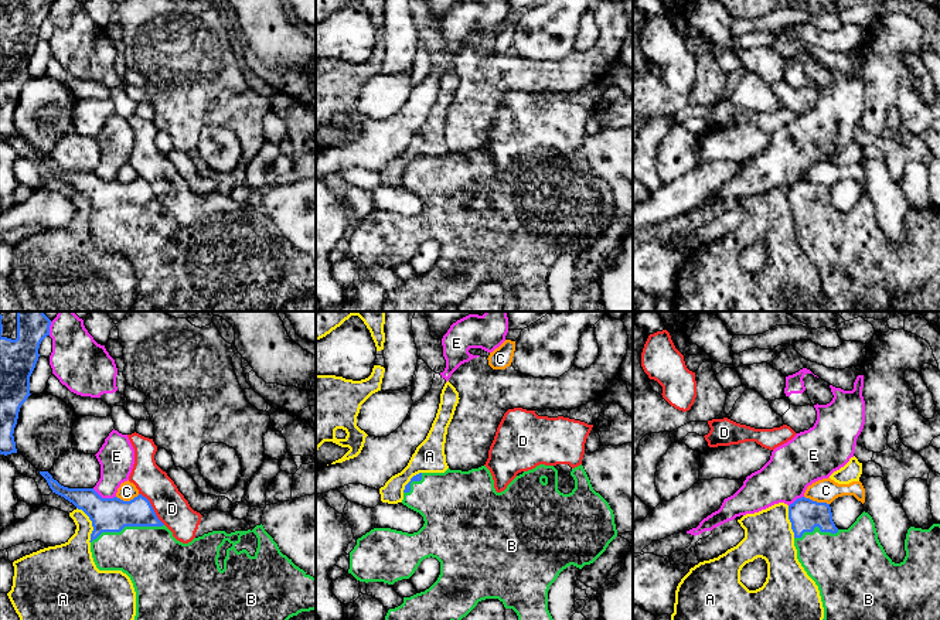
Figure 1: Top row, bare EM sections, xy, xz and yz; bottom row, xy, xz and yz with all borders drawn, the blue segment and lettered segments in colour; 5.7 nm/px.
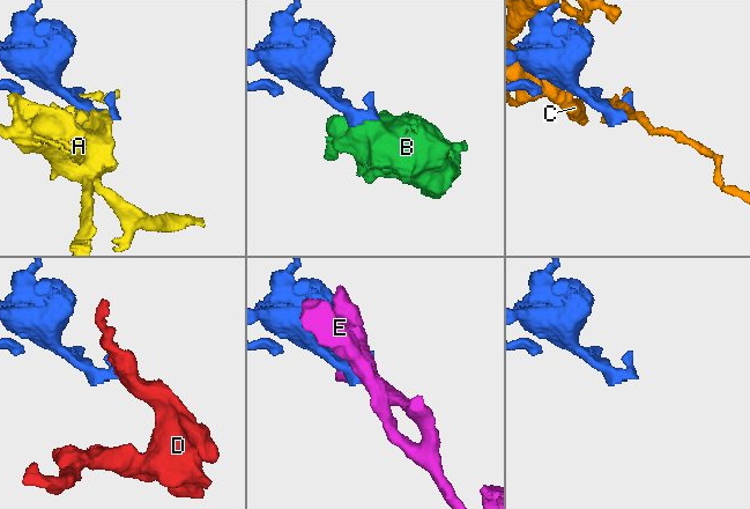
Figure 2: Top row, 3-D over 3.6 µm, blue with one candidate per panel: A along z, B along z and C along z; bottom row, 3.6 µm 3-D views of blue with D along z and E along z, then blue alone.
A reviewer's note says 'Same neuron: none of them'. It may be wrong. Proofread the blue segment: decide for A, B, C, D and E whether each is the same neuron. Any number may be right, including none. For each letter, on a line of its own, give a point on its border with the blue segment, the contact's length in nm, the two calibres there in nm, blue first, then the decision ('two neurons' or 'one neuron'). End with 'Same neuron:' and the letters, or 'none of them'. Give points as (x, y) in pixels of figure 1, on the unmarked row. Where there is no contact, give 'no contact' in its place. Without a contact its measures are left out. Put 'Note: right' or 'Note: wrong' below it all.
A: contact xy (92, 207); length 220 nm; calibres 190 and 240 nm; two neurons
B: contact xy (126, 208); length 420 nm; calibres 190 and 340 nm; one neuron
C: contact yz (816, 184); length 150 nm; calibres 190 and 140 nm; two neurons
D: contact xy (152, 191); length 240 nm; calibres 190 and 190 nm; two neurons
E: contact xy (104, 181); length 140 nm; calibres 190 and 200 nm; two neurons
Same neuron: B
Note: wrong

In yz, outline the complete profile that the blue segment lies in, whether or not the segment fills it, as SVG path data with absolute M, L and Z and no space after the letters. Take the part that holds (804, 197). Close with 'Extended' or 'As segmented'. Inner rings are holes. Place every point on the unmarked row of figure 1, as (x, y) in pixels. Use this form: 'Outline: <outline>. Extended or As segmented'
Outline: M810 181L789 188L797 242L815 265L824 290L824 311L940 311L940 207L929 212L910 209L905 222L906 239L895 246L878 222L875 205L862 195L848 212L838 212L831 190Z. Extended

